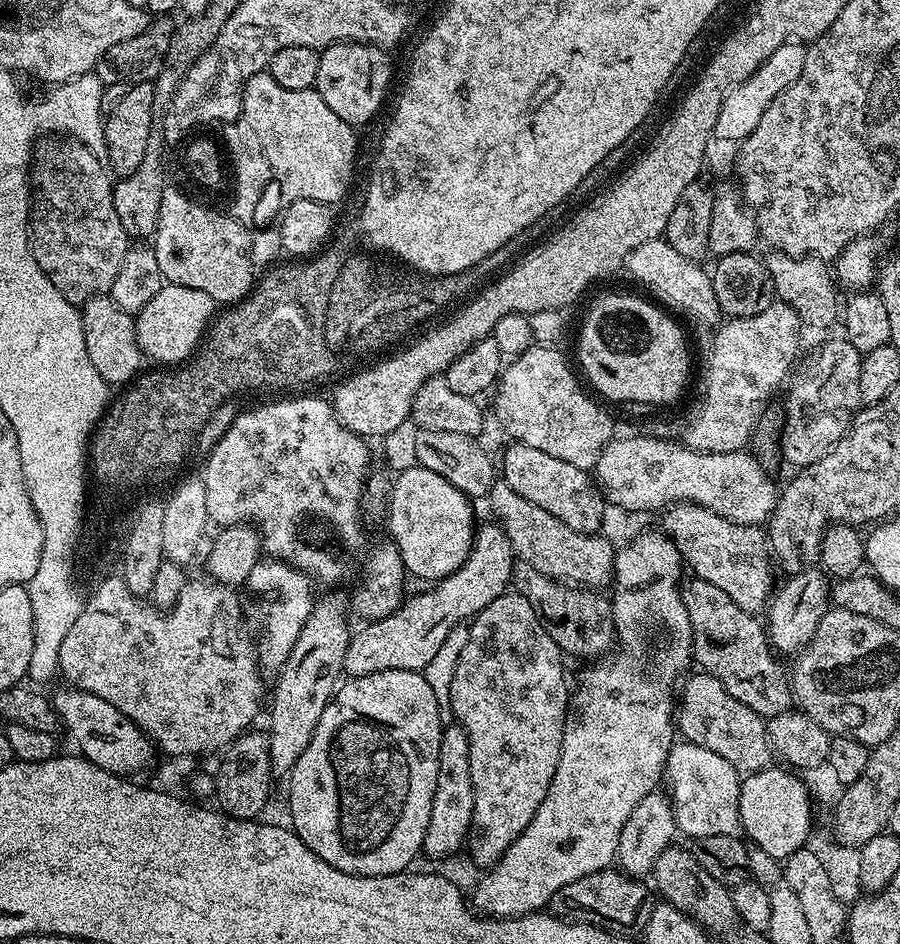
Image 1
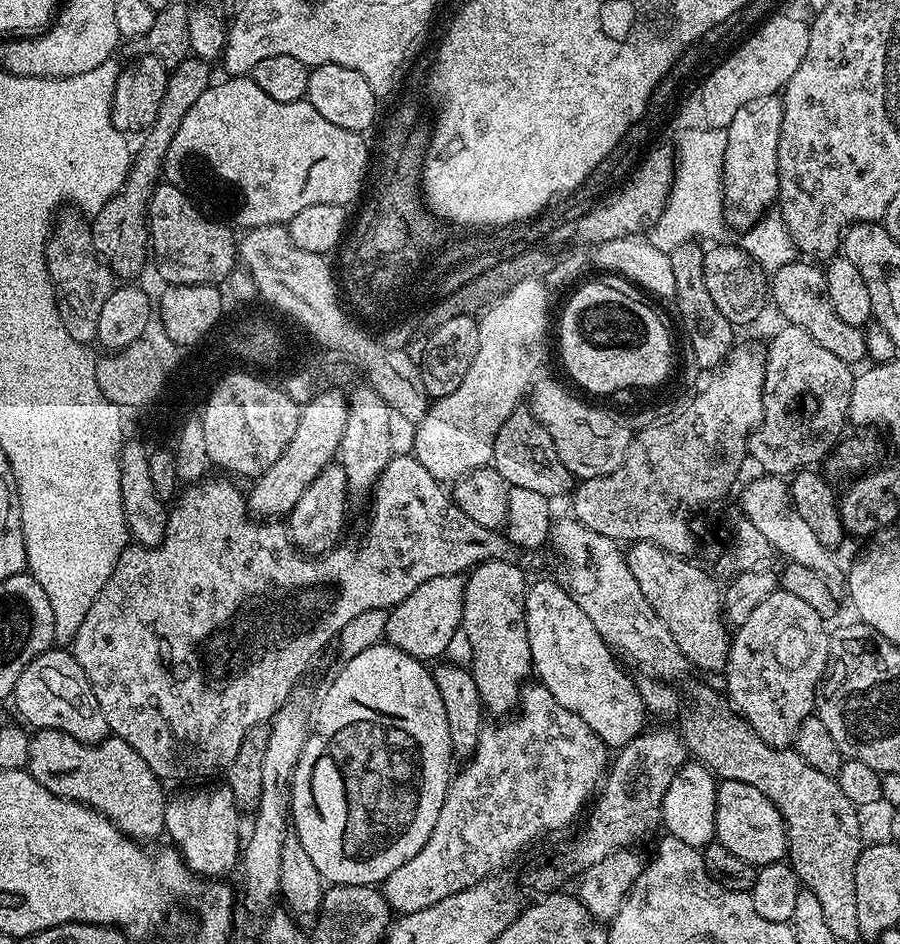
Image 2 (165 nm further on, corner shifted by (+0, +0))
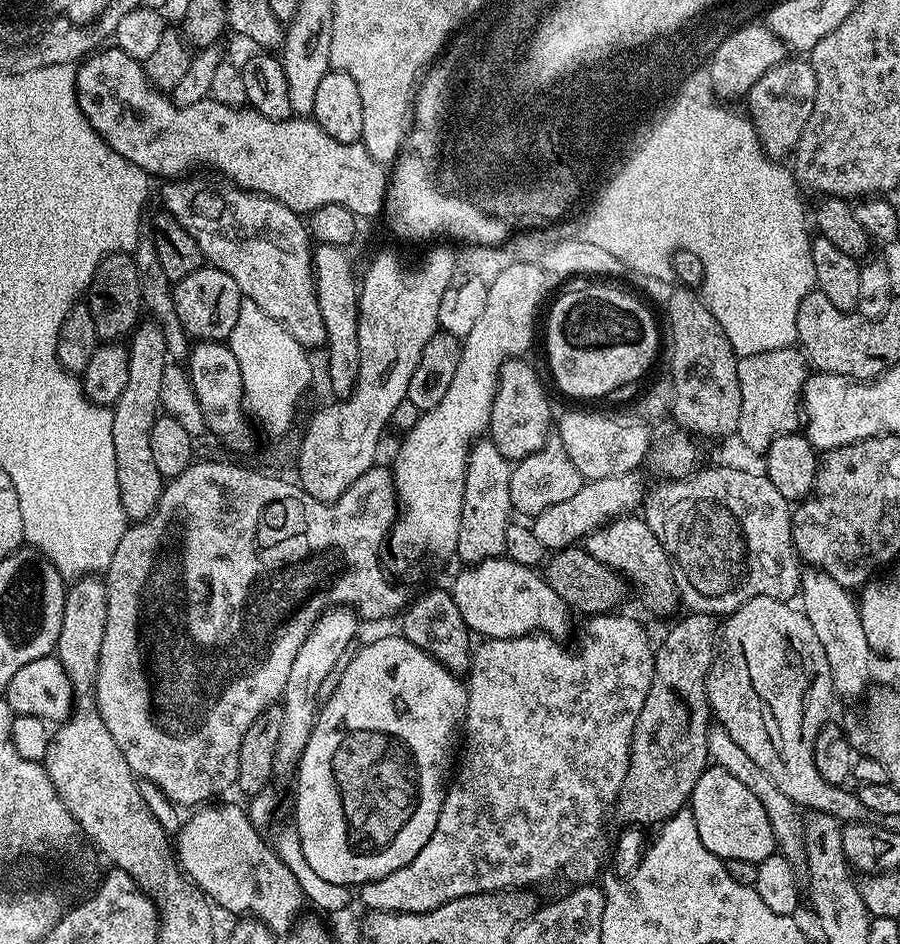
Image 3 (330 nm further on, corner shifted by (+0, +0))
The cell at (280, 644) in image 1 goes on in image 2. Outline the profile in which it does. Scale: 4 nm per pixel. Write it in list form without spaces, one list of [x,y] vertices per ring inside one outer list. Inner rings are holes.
[[[339,462],[327,464],[322,474],[318,474],[318,478],[314,478],[314,482],[306,486],[302,498],[298,498],[291,512],[287,513],[286,527],[293,544],[311,557],[320,556],[335,548],[343,537],[340,535],[344,532],[344,515],[348,512],[348,504],[350,505],[350,497],[346,471]]]

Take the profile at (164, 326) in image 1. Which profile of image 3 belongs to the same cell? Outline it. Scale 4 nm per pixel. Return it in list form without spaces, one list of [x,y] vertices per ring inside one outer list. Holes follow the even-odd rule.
[[[201,266],[198,270],[186,274],[186,278],[175,281],[172,297],[174,310],[178,310],[178,322],[182,322],[185,332],[197,341],[227,341],[228,335],[234,330],[234,322],[238,322],[242,299],[238,282],[234,282],[230,274],[217,268]]]

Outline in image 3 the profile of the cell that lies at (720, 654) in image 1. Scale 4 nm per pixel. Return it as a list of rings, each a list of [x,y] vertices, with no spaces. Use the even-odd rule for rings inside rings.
[[[629,514],[611,521],[586,537],[586,547],[590,555],[598,558],[615,572],[621,573],[629,585],[640,591],[640,600],[656,616],[668,616],[681,603],[680,593],[676,591],[677,577],[674,565],[668,559],[666,550],[658,542],[648,521]]]

